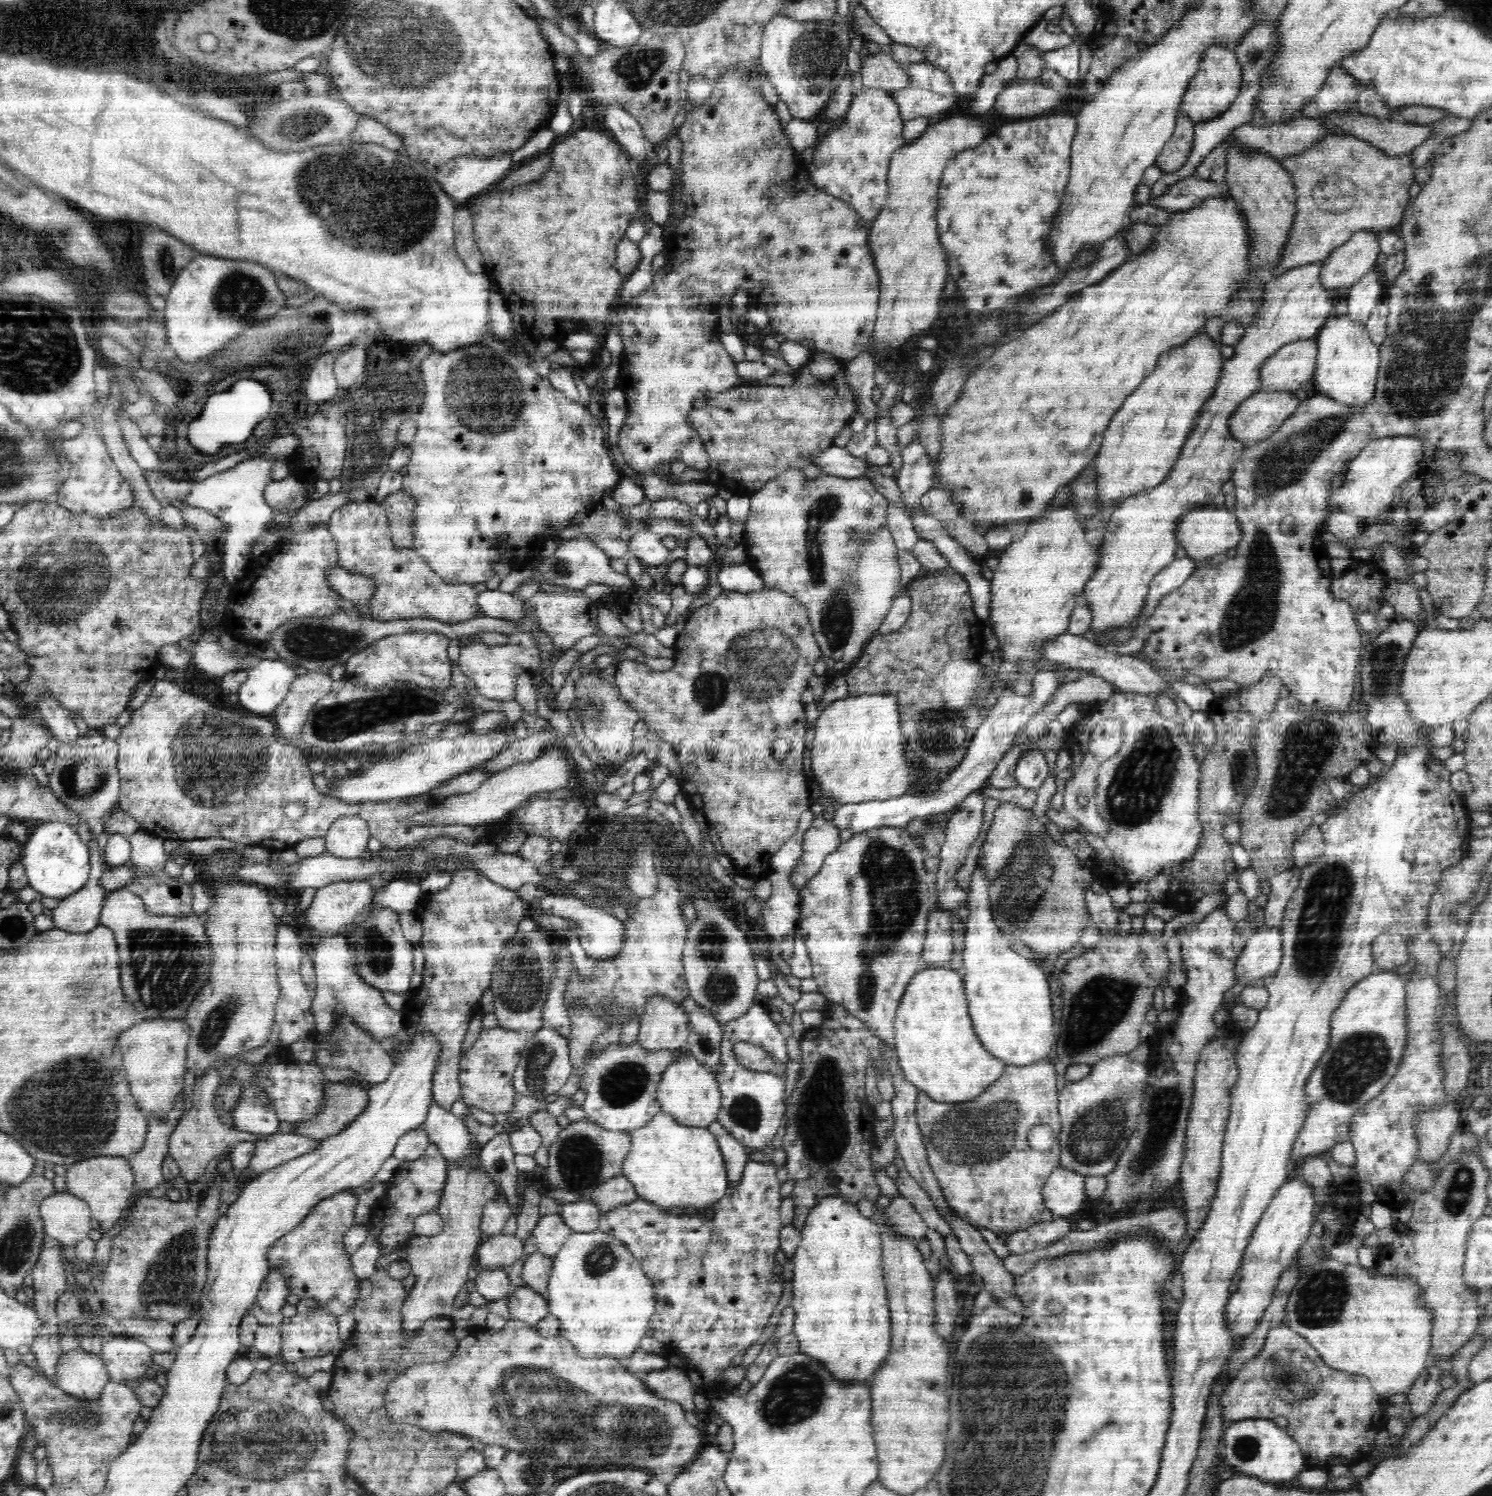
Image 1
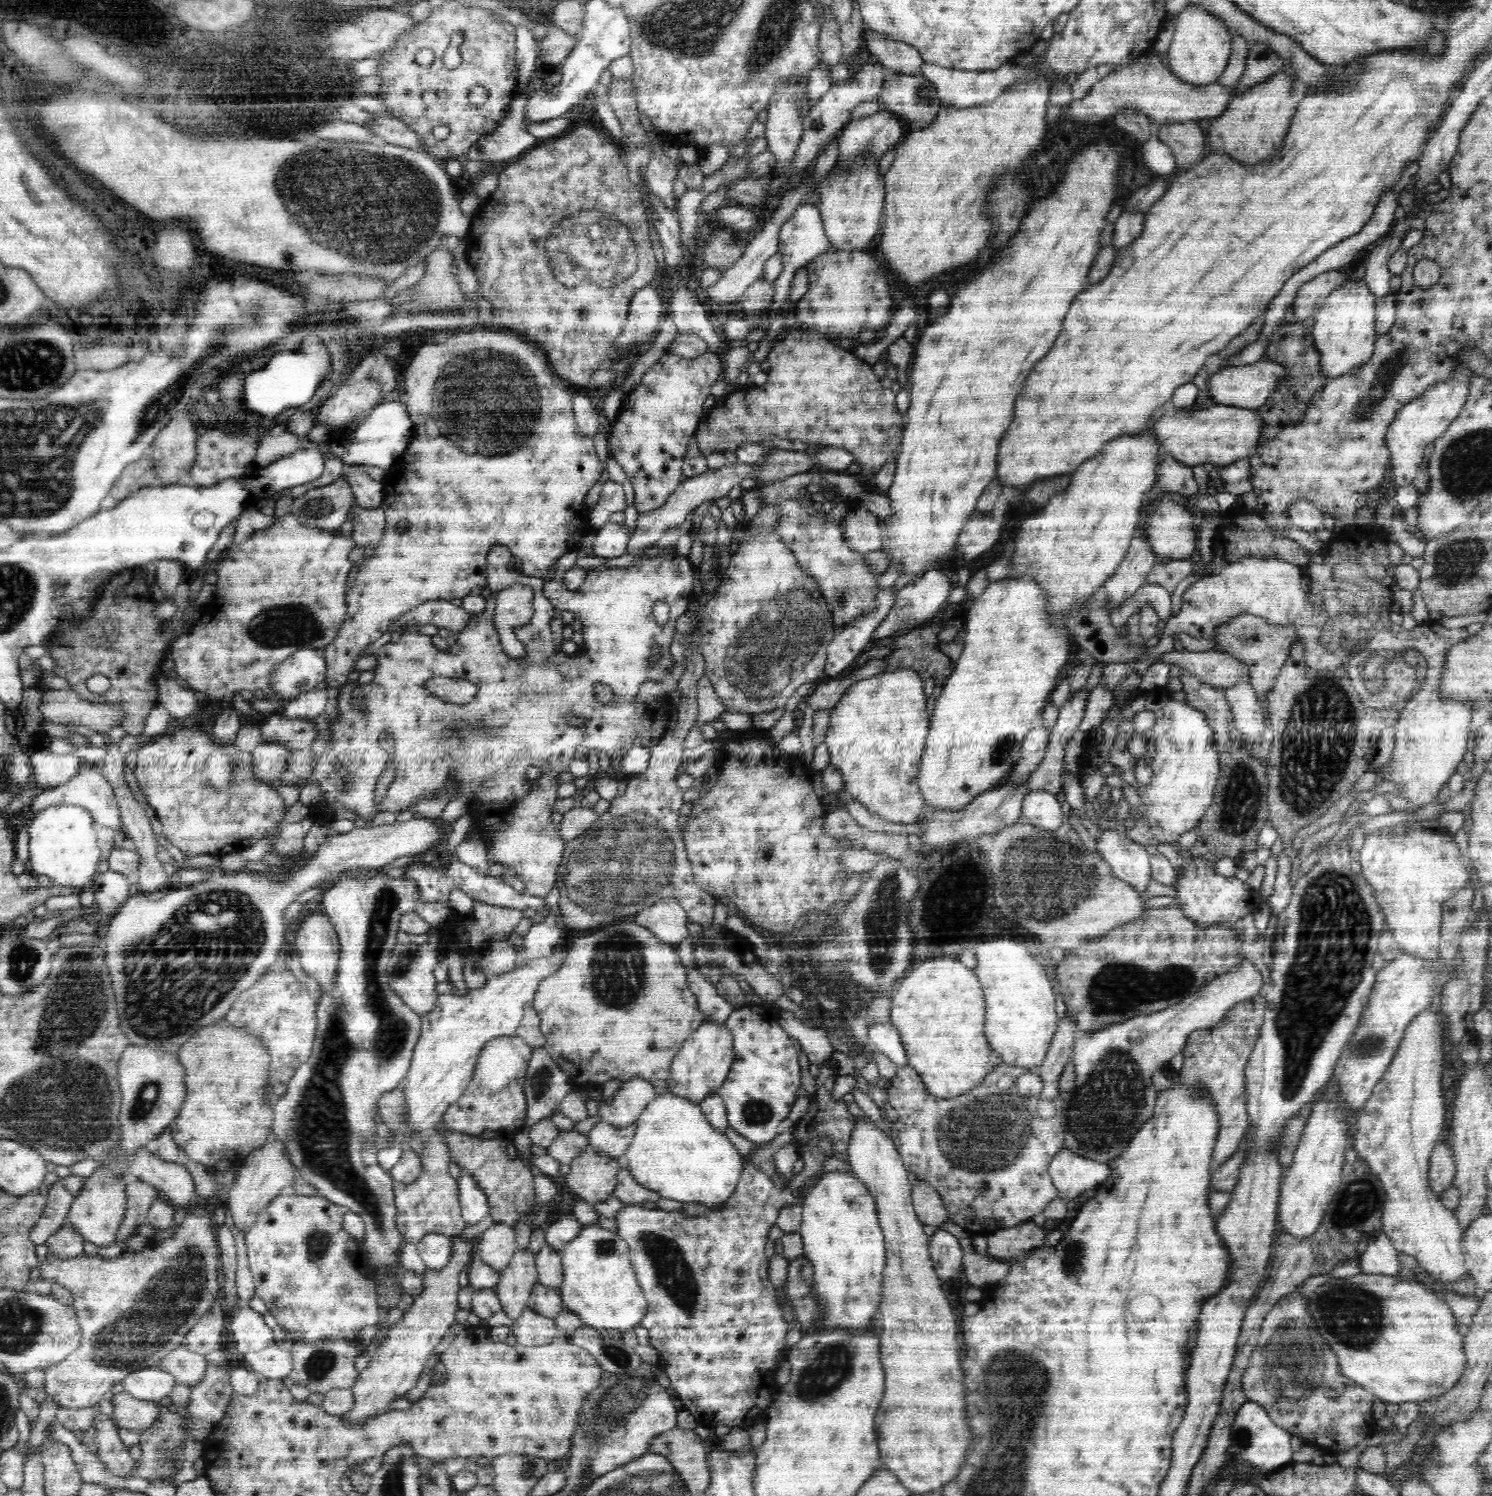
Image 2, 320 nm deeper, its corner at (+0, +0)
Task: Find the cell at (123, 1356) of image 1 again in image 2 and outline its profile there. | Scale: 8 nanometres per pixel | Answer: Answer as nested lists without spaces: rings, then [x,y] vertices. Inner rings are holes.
[[[152,1366],[152,1368],[144,1368],[128,1374],[121,1389],[138,1400],[158,1403],[162,1398],[171,1396],[176,1382],[172,1374],[158,1366]]]

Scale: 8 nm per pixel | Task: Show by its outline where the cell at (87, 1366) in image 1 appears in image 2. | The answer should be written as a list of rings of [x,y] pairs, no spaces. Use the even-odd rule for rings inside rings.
[[[97,1408],[94,1426],[97,1430],[94,1440],[98,1458],[112,1474],[120,1478],[130,1478],[130,1472],[137,1468],[137,1461],[130,1457],[129,1448],[122,1443],[115,1422]]]

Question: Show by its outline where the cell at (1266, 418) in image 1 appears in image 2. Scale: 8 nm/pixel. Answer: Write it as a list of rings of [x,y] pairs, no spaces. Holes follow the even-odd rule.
[[[1220,404],[1197,411],[1176,409],[1172,414],[1162,415],[1153,424],[1153,433],[1161,453],[1192,468],[1207,463],[1220,468],[1236,464],[1242,458],[1250,458],[1259,446],[1260,431],[1261,416],[1255,409]]]

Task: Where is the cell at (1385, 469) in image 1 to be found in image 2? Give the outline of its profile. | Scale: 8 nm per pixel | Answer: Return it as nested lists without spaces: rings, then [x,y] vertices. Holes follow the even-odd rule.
[[[1468,363],[1457,364],[1456,372],[1450,380],[1438,382],[1430,386],[1420,398],[1414,398],[1398,410],[1394,420],[1386,430],[1386,445],[1391,455],[1391,470],[1395,483],[1399,486],[1410,486],[1418,476],[1420,465],[1424,460],[1424,452],[1429,444],[1433,444],[1442,436],[1450,423],[1458,416],[1470,395],[1471,379],[1476,377]]]

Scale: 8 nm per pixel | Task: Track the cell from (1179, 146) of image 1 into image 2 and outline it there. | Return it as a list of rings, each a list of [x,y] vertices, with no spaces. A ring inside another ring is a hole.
[[[1196,121],[1160,126],[1155,129],[1155,135],[1170,147],[1178,168],[1190,168],[1208,152],[1206,132]]]

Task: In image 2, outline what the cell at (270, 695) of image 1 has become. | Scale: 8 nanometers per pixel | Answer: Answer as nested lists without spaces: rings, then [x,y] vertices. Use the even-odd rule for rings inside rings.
[[[303,648],[274,666],[270,676],[272,695],[292,700],[302,692],[315,689],[325,680],[326,659],[322,651]]]

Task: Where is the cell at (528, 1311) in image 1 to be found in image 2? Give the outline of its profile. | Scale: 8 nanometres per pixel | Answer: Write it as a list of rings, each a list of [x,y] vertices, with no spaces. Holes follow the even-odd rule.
[[[530,1308],[510,1327],[517,1344],[524,1347],[545,1346],[555,1342],[561,1333],[555,1320],[534,1313]]]

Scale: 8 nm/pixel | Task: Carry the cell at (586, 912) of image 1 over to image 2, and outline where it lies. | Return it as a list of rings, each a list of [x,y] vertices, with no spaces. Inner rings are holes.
[[[443,856],[441,860],[441,867],[435,867],[435,864],[424,866],[422,862],[413,862],[409,867],[406,867],[404,879],[410,879],[415,882],[417,886],[417,898],[419,902],[441,902],[442,904],[448,904],[448,898],[450,898],[451,890],[462,890],[471,897],[475,902],[485,902],[496,907],[508,907],[513,909],[540,911],[546,906],[546,900],[544,897],[528,894],[526,892],[517,893],[514,888],[499,877],[498,873],[483,874],[478,870],[475,870],[472,866],[467,866],[460,862],[460,860],[454,856]]]

